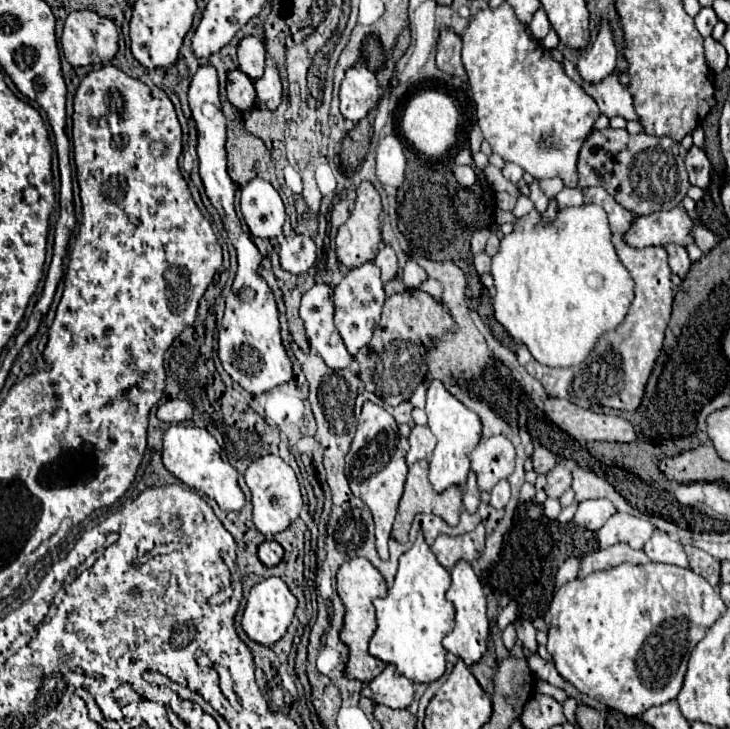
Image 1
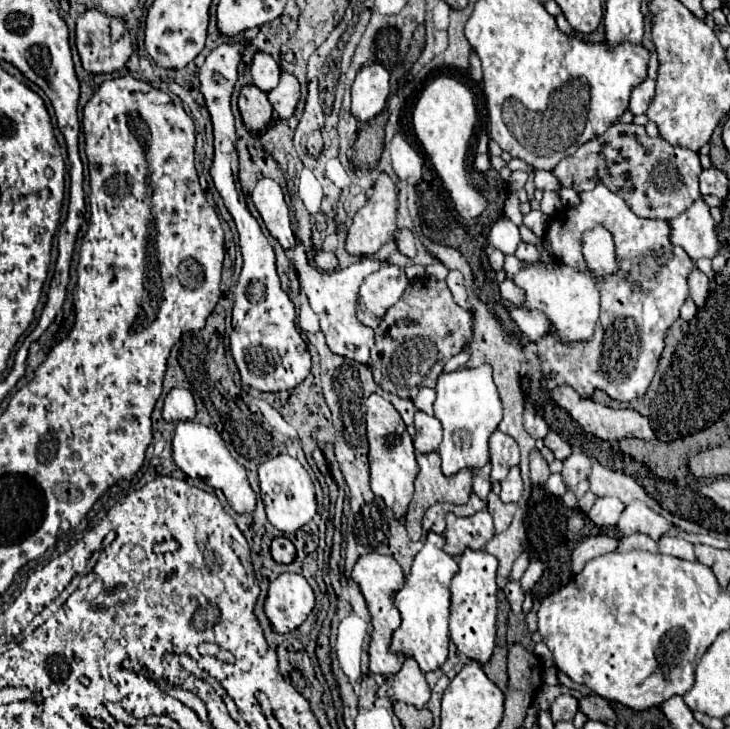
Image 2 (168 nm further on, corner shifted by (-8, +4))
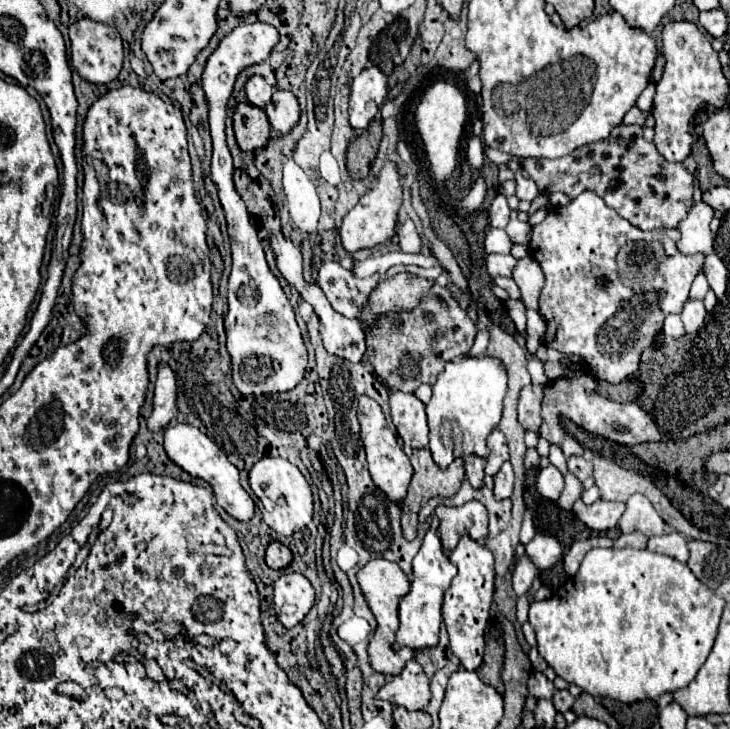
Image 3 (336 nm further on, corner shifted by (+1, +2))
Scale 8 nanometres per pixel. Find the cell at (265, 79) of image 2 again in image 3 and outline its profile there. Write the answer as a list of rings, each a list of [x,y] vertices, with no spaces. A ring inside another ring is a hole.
[[[251,76],[245,84],[245,92],[247,92],[247,100],[253,104],[253,106],[259,106],[259,108],[265,108],[267,102],[271,100],[271,92],[273,92],[273,86],[269,86],[265,82],[263,76]]]

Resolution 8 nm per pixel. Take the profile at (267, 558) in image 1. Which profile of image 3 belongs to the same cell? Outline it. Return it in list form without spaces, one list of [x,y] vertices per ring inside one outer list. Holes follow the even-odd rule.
[[[271,542],[265,554],[265,562],[273,570],[283,570],[291,564],[291,550],[281,542]]]

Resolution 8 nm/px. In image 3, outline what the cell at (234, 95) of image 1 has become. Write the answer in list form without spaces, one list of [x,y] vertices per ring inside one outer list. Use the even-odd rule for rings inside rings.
[[[239,102],[233,112],[235,138],[241,150],[253,152],[269,140],[269,120],[261,108],[253,108],[249,102]]]

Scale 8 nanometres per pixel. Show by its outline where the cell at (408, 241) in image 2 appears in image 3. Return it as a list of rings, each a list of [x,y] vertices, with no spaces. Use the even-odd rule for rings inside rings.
[[[407,220],[405,224],[399,226],[397,238],[399,238],[399,246],[403,252],[419,252],[421,250],[421,238],[411,220]]]

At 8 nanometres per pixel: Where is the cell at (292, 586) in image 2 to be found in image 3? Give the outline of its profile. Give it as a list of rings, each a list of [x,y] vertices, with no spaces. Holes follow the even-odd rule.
[[[285,572],[273,584],[273,608],[277,612],[277,620],[285,628],[297,626],[305,614],[311,610],[315,600],[315,590],[303,574]]]

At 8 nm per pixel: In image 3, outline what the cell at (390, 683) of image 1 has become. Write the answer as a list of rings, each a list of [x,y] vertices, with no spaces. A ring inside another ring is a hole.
[[[409,660],[401,674],[391,676],[377,692],[379,700],[403,706],[407,710],[423,710],[429,704],[429,680],[417,660]]]

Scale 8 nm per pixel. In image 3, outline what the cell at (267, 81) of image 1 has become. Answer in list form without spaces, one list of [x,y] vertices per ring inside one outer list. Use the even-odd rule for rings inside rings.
[[[275,88],[271,102],[265,106],[265,114],[275,132],[287,134],[299,120],[299,104],[293,92]]]

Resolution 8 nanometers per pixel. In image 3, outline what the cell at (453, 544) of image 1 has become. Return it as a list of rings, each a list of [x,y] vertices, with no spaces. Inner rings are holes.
[[[471,500],[459,508],[439,506],[439,538],[445,550],[453,550],[461,536],[469,536],[473,540],[483,540],[487,536],[487,510],[477,500]]]

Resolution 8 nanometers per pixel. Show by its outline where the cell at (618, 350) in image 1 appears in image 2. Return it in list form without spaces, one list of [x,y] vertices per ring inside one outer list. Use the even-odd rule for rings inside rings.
[[[602,184],[590,192],[582,192],[580,204],[564,208],[552,216],[544,240],[560,264],[590,274],[582,256],[582,234],[596,226],[602,226],[612,234],[618,270],[612,276],[594,278],[600,292],[600,318],[594,326],[594,336],[586,342],[564,344],[558,330],[552,326],[548,336],[536,344],[538,358],[544,374],[556,372],[556,378],[546,382],[548,390],[568,384],[578,390],[582,398],[590,398],[592,392],[600,388],[614,400],[630,402],[646,392],[654,376],[664,348],[664,334],[678,318],[678,310],[688,298],[688,276],[694,270],[694,262],[680,246],[670,242],[668,222],[638,218],[622,198],[606,190]],[[654,268],[658,268],[656,274]],[[620,270],[624,280],[620,280]]]

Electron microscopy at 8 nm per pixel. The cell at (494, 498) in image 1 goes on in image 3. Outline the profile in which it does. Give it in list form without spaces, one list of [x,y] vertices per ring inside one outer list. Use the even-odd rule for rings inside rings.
[[[505,462],[501,466],[501,470],[497,472],[497,476],[495,476],[495,498],[497,500],[511,498],[511,494],[513,494],[513,482],[515,482],[513,468],[511,468],[509,462]]]

